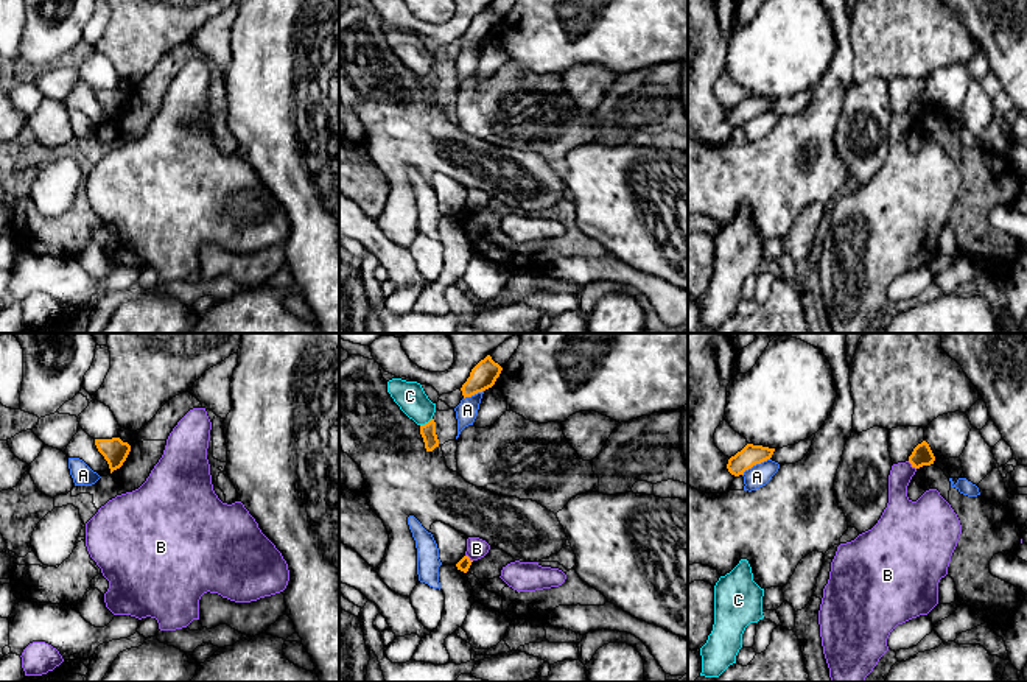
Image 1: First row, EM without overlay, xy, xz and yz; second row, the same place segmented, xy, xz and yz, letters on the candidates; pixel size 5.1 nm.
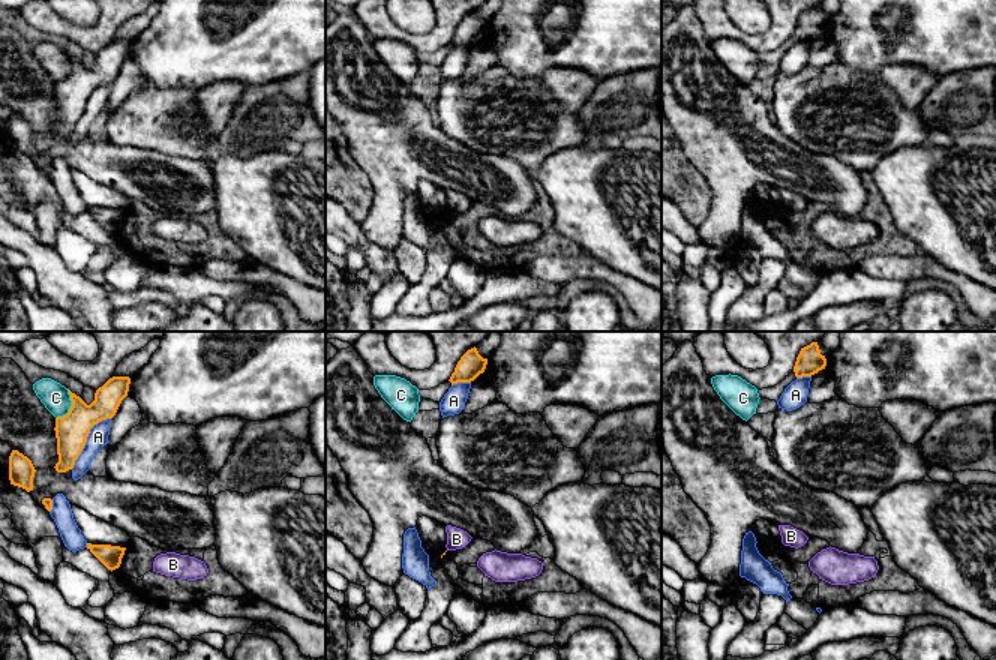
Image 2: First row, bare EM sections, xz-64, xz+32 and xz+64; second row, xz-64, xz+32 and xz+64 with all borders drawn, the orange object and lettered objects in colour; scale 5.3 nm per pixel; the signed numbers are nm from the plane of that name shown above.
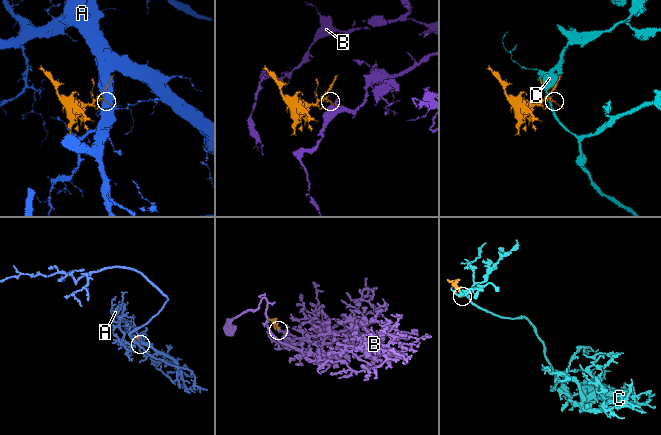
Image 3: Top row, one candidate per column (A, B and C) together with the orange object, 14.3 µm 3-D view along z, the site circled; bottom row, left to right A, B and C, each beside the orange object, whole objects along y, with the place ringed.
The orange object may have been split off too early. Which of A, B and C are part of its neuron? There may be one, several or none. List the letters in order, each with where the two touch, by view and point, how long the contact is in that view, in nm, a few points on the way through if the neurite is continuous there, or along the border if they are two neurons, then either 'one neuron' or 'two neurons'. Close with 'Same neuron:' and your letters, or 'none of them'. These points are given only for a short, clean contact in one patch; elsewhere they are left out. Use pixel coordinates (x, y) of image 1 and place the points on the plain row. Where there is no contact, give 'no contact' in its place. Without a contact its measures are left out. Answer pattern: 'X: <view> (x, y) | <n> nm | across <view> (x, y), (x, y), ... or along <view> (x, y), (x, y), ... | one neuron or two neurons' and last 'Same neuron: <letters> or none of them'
A: yz (755, 116) | 170 nm | two neurons
B: yz (912, 117) | 60 nm | along yz (907, 112), (915, 120) | two neurons
C: xz (425, 75) | 80 nm | two neurons
Same neuron: none of them

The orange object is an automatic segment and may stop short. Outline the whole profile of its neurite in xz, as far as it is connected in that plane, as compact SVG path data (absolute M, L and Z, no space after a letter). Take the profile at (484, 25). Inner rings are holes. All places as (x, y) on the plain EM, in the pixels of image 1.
M487 6L471 20L470 28L462 36L461 42L464 50L492 39L501 22L503 19Z

